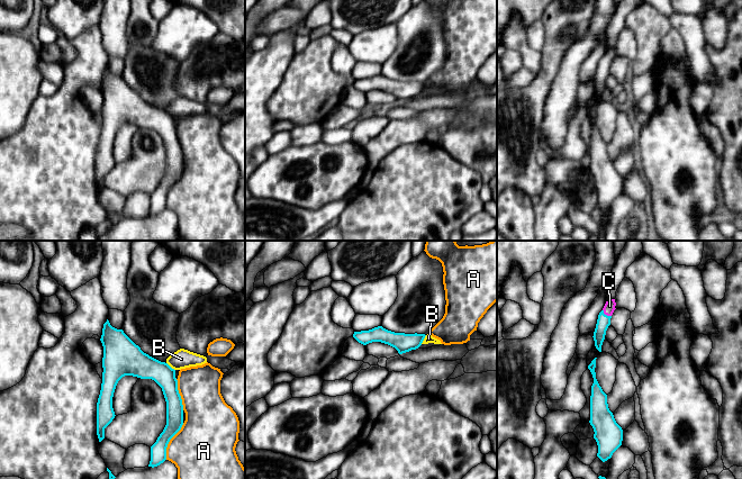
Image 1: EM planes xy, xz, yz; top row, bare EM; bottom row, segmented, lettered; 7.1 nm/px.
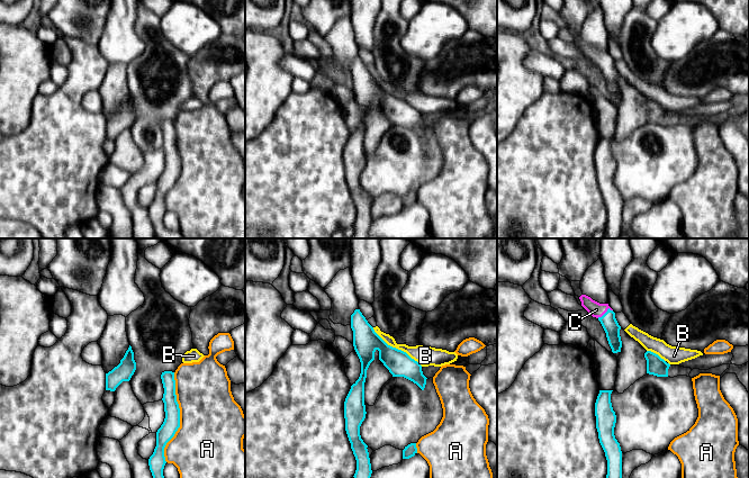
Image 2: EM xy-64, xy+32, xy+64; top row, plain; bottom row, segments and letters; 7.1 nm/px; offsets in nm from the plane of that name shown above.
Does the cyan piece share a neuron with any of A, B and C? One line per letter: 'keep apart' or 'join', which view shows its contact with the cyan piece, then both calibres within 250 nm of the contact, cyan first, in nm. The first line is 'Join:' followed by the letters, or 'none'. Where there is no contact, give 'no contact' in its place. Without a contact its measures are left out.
Join: C
A: keep apart; meets cyan in xy; 130 nm thick on the cyan side, 440 nm on the other
B: keep apart; meets cyan in xy; 190 nm thick on the cyan side, 140 nm on the other
C: join; meets cyan in yz; 90 nm thick on the cyan side, 80 nm on the other

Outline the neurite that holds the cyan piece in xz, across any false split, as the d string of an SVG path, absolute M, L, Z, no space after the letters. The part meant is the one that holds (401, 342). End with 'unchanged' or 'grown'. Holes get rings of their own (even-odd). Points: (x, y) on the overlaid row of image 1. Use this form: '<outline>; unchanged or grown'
M378 326L369 331L354 332L353 334L353 337L363 345L372 342L381 342L395 347L399 354L418 349L425 336L425 334L417 333L395 333L383 328L382 326Z; unchanged

